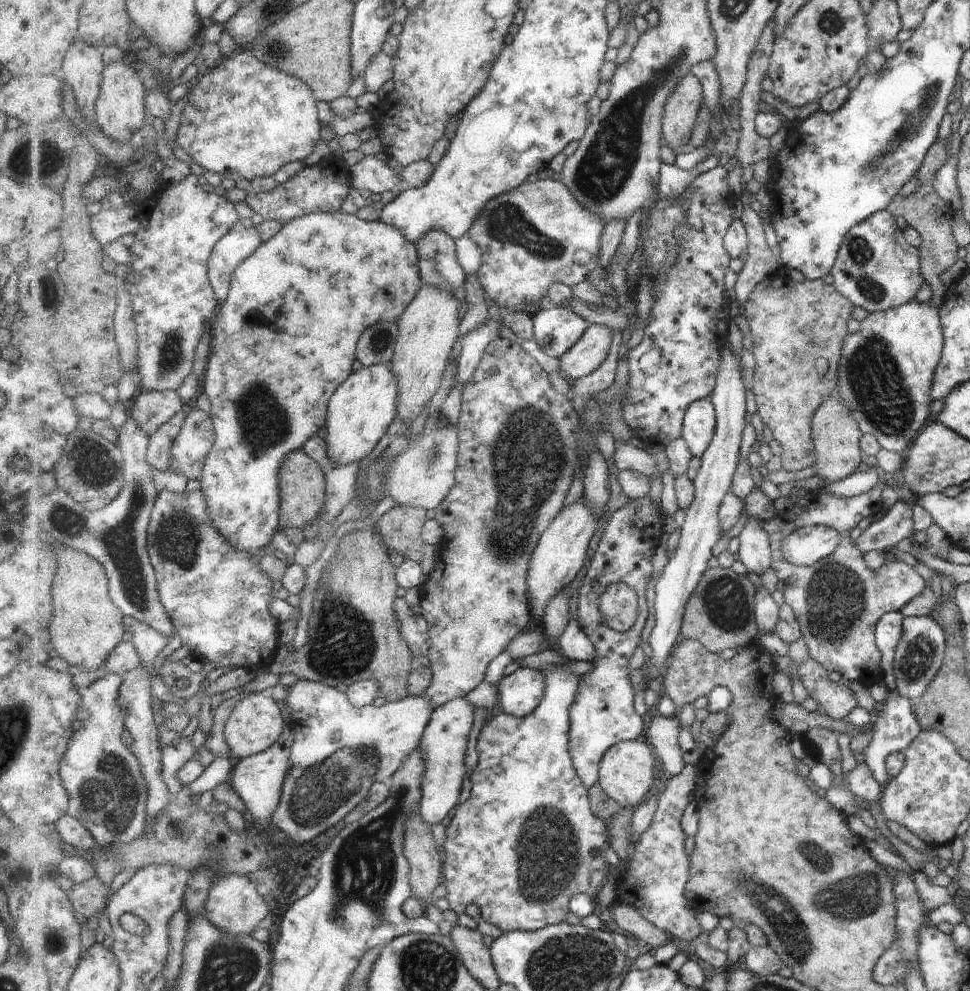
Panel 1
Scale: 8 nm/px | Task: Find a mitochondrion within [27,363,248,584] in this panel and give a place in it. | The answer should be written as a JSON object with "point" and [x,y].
{"point":[178,535]}

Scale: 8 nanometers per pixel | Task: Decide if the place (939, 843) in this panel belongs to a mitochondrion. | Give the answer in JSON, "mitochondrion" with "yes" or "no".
{"mitochondrion":"no"}

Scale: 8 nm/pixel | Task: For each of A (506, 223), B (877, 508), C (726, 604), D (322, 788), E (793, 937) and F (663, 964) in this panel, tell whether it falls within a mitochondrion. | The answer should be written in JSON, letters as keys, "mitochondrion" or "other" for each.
{"A":"mitochondrion","B":"other","C":"mitochondrion","D":"mitochondrion","E":"mitochondrion","F":"other"}

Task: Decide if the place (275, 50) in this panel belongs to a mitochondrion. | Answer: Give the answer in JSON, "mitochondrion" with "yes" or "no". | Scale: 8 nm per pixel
{"mitochondrion":"yes"}

